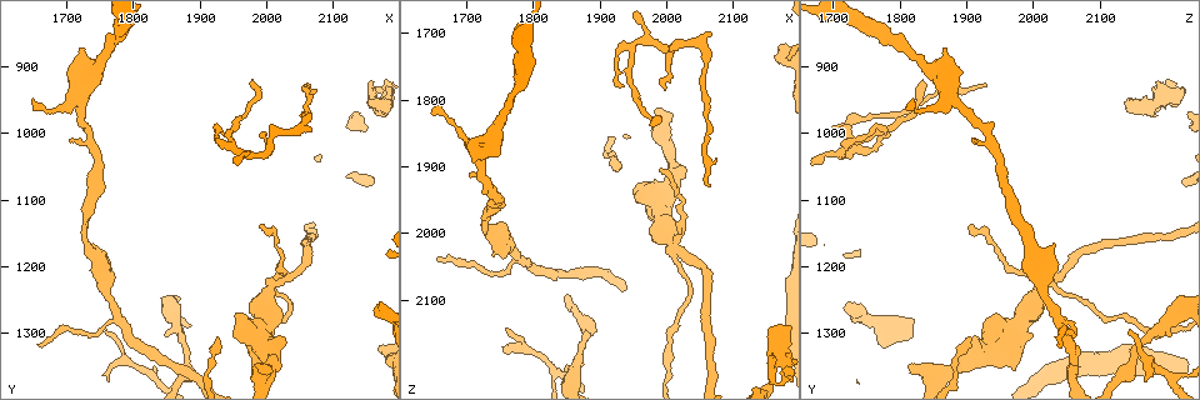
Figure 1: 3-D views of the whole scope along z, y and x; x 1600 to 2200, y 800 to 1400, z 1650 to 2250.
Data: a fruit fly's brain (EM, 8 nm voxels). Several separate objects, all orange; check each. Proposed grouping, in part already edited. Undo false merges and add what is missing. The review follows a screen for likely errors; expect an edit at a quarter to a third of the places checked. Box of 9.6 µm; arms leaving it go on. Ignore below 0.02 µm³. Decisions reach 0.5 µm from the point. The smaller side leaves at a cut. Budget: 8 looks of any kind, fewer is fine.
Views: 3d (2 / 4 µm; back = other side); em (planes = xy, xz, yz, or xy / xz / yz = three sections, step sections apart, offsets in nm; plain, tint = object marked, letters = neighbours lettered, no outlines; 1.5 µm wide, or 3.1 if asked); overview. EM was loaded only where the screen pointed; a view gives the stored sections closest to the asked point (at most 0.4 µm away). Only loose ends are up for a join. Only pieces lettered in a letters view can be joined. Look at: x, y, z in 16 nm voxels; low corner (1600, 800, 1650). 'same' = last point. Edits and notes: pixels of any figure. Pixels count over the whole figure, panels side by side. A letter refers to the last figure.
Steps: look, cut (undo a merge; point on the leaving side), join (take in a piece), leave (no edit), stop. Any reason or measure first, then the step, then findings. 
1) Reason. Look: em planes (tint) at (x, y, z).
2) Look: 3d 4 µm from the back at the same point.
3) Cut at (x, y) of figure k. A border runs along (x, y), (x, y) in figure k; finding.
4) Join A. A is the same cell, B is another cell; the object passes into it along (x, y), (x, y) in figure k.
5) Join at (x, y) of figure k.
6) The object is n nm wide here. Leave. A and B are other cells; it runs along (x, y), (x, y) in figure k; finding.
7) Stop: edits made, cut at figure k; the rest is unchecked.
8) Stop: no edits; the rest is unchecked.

Tapers out. Look: em planes (letters) at (1995, 1140, 1910).

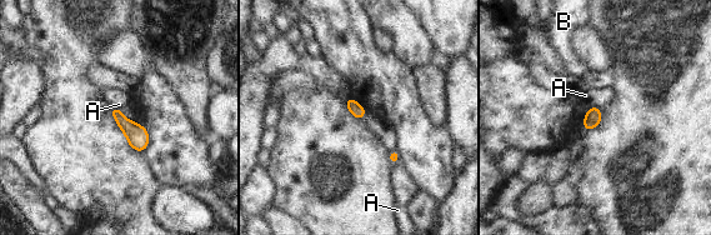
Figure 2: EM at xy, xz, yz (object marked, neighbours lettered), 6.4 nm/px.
The object is 90 nm wide here. Leave. A and B are other cells; a border runs along (589, 108), (596, 106), (600, 110) in figure 2; no lettered piece goes on from it.

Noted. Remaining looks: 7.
Calibre changes. Look: 3d 4 µm at (2010, 1345, 1910).

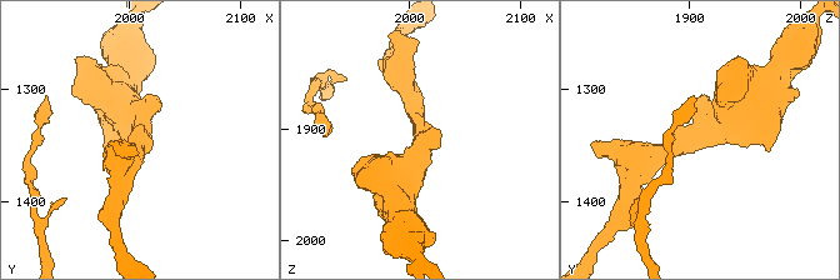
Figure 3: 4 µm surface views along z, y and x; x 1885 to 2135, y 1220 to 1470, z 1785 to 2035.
The arms are 260, 550 nm wide; need the tissue. Look: em planes (letters) at (2012, 1344, 1908).

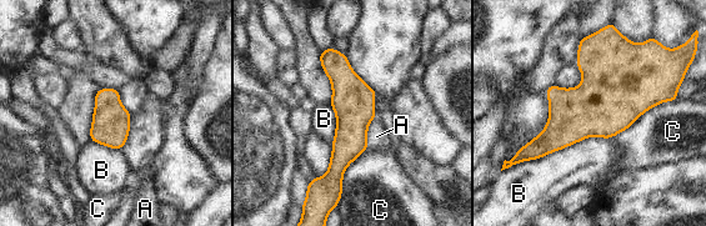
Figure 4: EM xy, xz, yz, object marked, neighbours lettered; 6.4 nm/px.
Leave. A, B and C are other cells; a border runs along (610, 137), (586, 136), (519, 162) in figure 4; all the same neuron.

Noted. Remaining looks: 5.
Look: 3d 2 µm at (1760, 1375, 2170).

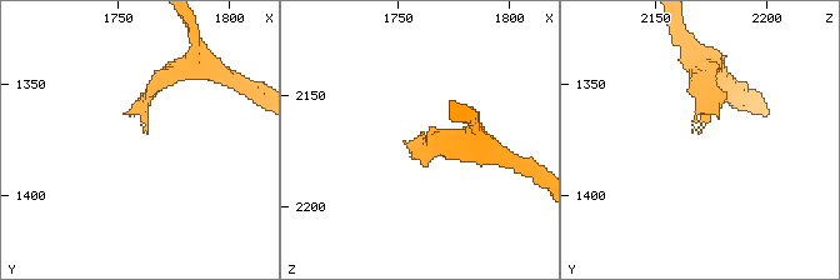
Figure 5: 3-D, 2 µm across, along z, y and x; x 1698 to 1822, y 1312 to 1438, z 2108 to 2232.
Look: em xz step 8 (tint) at (1764, 1372, 2170).

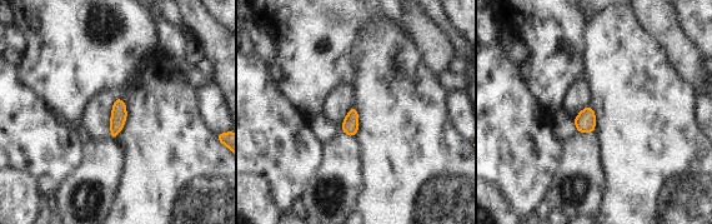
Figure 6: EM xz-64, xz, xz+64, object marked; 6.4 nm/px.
Cut it another way. Look: em planes (letters) at the same point.

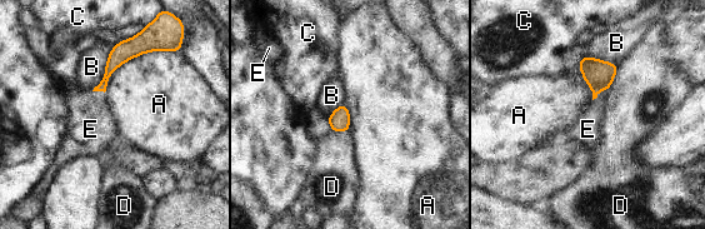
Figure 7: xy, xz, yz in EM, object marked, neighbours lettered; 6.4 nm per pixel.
Join E. E is the same cell, A, B, C and D are other cells; the object passes into it along (599, 74), (599, 91), (588, 128) in figure 7; the neuron continues.

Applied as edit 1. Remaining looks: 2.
Stop: edits made, join at figure 7; the rest is unchecked.

